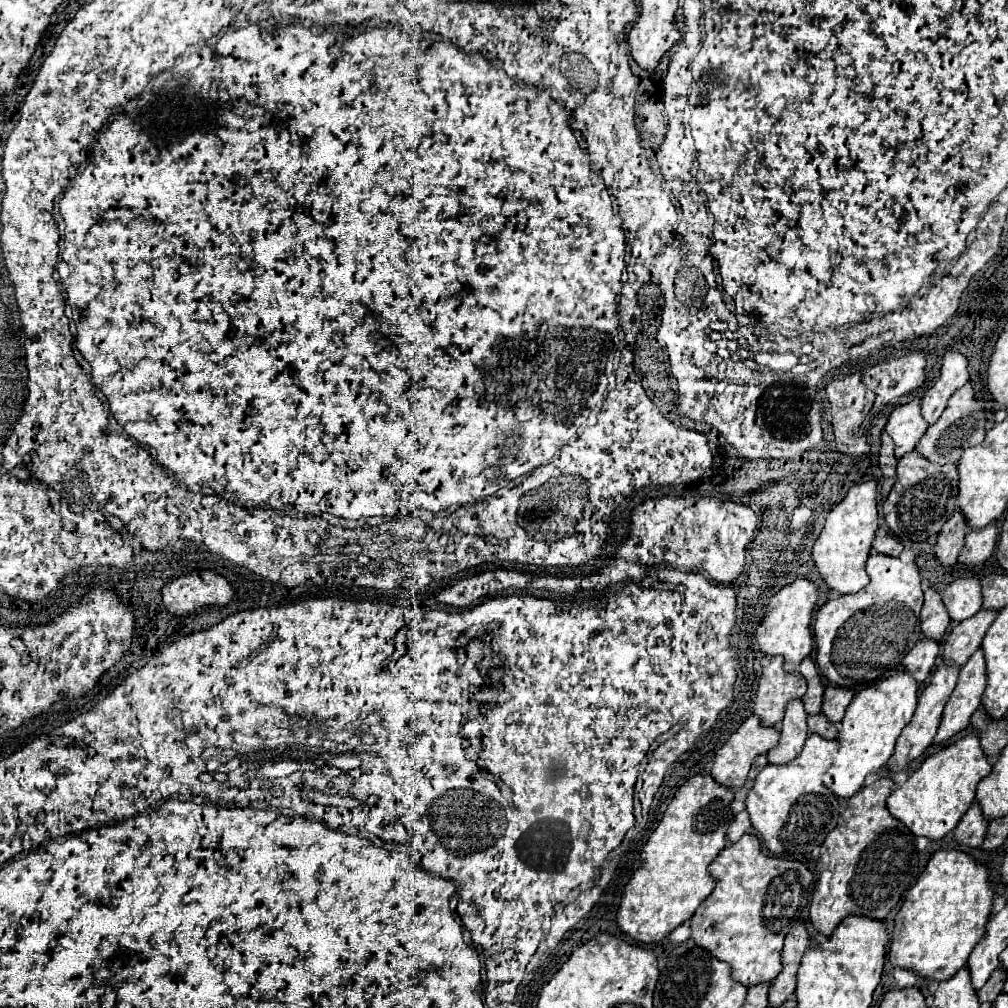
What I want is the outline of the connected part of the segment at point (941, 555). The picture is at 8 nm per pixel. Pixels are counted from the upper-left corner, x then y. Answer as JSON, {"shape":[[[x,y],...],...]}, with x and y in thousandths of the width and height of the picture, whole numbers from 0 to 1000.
{"shape":[[[948,506],[944,510],[944,514],[937,520],[935,528],[931,530],[931,538],[929,538],[929,544],[927,544],[929,554],[935,560],[946,560],[948,558],[950,550],[956,544],[958,528],[960,528],[960,518],[956,516],[954,508]]]}

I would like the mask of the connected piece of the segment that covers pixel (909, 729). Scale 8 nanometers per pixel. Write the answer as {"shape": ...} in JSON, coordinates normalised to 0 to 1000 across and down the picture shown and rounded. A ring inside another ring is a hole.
{"shape":[[[935,657],[927,667],[925,667],[925,673],[923,673],[923,679],[917,683],[917,687],[913,688],[911,692],[911,702],[907,706],[907,712],[905,716],[895,724],[893,732],[891,732],[891,738],[889,738],[889,746],[887,750],[883,752],[883,762],[889,766],[889,764],[899,764],[901,756],[911,752],[925,736],[927,736],[927,730],[931,726],[931,718],[933,718],[933,710],[935,710],[935,704],[937,704],[937,698],[940,696],[940,690],[944,690],[944,683],[948,681],[948,675],[952,671],[952,661],[950,659],[938,659]]]}

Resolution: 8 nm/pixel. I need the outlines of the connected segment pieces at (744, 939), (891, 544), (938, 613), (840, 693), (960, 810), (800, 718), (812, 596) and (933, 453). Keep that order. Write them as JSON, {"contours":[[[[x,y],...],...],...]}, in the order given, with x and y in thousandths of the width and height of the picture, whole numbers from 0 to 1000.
{"contours":[[[[738,827],[732,835],[720,839],[708,851],[702,863],[712,873],[712,877],[706,887],[692,899],[685,913],[687,931],[692,938],[704,942],[712,952],[722,954],[726,958],[726,968],[732,974],[740,978],[766,974],[774,966],[774,944],[778,940],[778,929],[784,925],[788,913],[798,909],[798,903],[802,903],[802,897],[806,895],[806,885],[810,879],[808,865],[798,855],[764,849],[748,827]]],[[[871,530],[865,540],[865,546],[881,552],[893,552],[893,548],[897,546],[897,540],[885,530]]],[[[927,583],[917,585],[917,601],[913,609],[913,623],[921,633],[935,635],[942,621],[940,605],[937,603],[935,591]]],[[[819,681],[817,687],[817,700],[815,706],[825,714],[825,716],[833,716],[837,712],[837,706],[841,702],[841,698],[845,696],[847,687],[843,683],[833,683],[833,681]]],[[[964,726],[921,750],[915,760],[903,768],[901,776],[883,788],[879,800],[885,810],[905,823],[905,827],[931,833],[948,821],[968,792],[970,776],[980,770],[982,764],[984,760],[972,740],[972,730]]],[[[786,694],[780,700],[780,710],[776,714],[776,724],[774,724],[776,728],[774,736],[770,742],[762,746],[764,758],[782,758],[796,746],[796,740],[804,728],[800,712],[802,706],[798,706],[796,694]]],[[[792,573],[786,579],[778,581],[762,599],[762,607],[756,615],[756,619],[750,625],[750,635],[752,635],[752,643],[762,649],[762,651],[770,651],[776,649],[778,651],[778,663],[782,667],[790,667],[792,659],[806,647],[806,639],[808,639],[808,631],[806,631],[806,607],[810,603],[812,597],[812,581],[802,575],[802,573]]],[[[960,379],[958,383],[954,383],[952,387],[948,387],[946,393],[942,393],[940,403],[935,409],[935,413],[913,435],[913,438],[909,442],[911,448],[915,452],[919,452],[923,458],[929,458],[929,460],[950,458],[952,450],[958,444],[974,440],[974,437],[978,433],[978,419],[986,413],[988,405],[992,405],[992,401],[988,401],[986,397],[974,397],[974,395],[970,395],[968,387],[966,387],[966,381]]]]}

